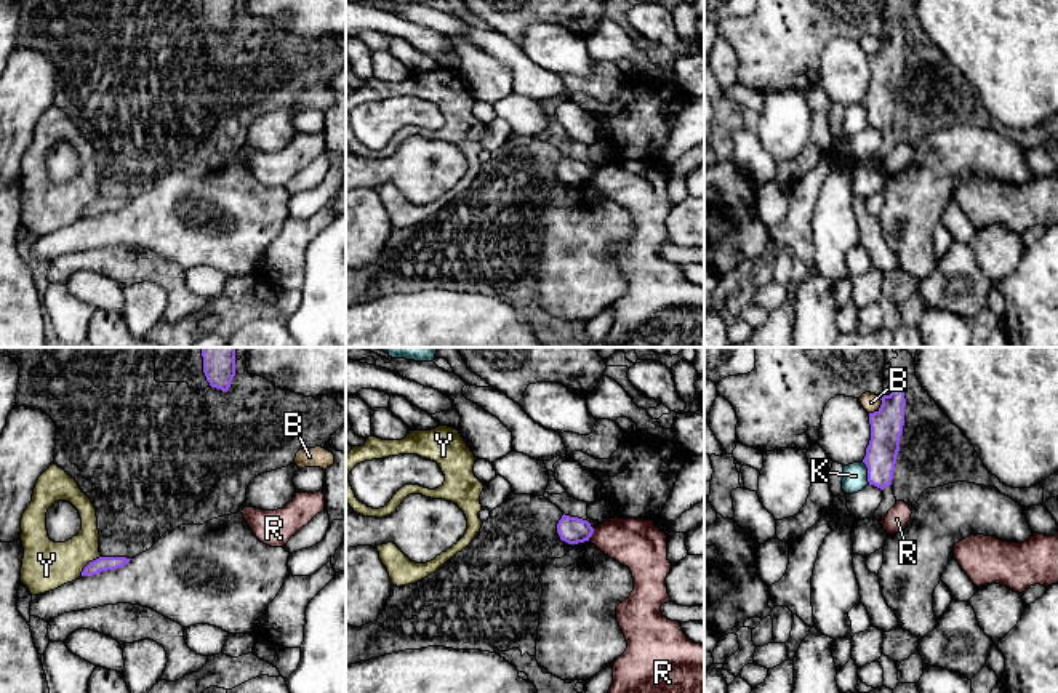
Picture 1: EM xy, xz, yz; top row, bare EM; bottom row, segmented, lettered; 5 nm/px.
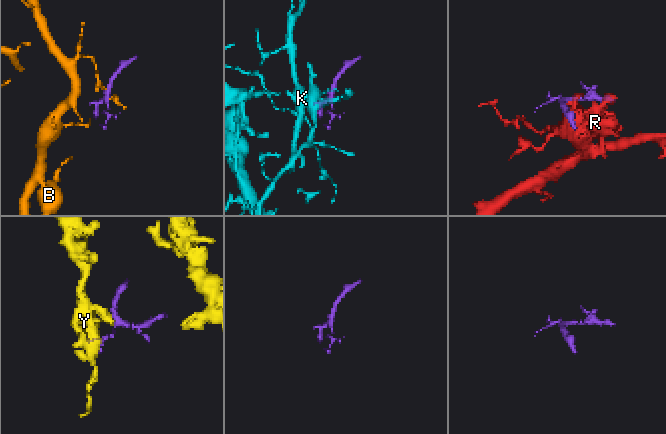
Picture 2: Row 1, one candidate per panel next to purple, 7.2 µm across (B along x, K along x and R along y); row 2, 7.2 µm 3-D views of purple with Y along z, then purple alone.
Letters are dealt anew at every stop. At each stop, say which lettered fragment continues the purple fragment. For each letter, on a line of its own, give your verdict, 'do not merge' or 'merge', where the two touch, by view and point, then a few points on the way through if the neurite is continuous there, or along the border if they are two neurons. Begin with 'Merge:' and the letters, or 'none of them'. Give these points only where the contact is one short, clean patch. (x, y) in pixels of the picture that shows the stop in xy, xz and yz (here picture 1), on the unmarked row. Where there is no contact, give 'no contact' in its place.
Merge: none of them
B: do not merge; contact yz (881, 48)
K: do not merge; contact yz (868, 114); border yz (861, 103), (868, 112), (869, 125)
R: do not merge; contact xz (591, 176); border xz (594, 170), (588, 181)
Y: do not merge; contact xy (88, 205)

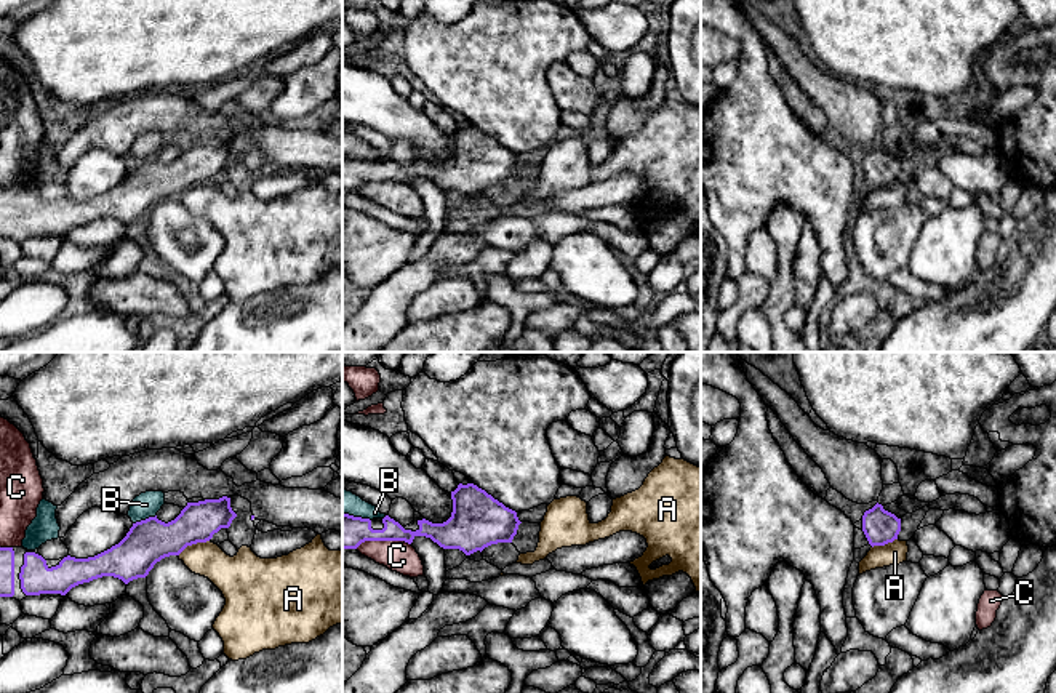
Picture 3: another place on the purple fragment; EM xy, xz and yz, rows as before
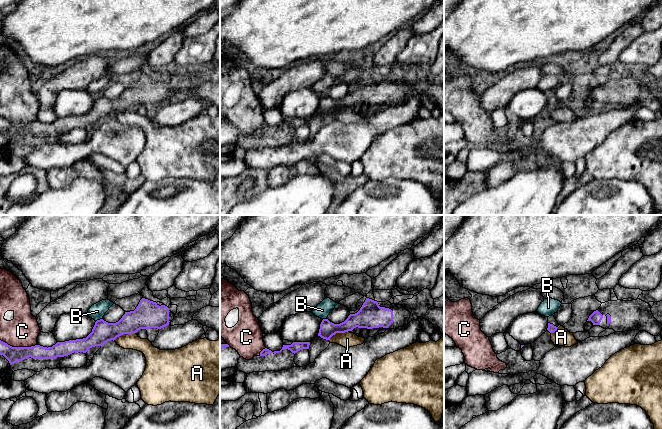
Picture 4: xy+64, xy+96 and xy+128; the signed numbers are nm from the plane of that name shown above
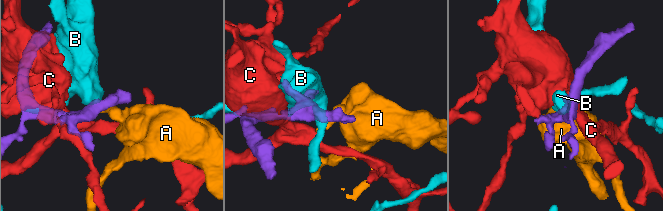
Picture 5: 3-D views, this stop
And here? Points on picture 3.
Merge: none of them
A: do not merge; contact xy (192, 184); border xy (208, 181), (189, 186), (178, 197)
B: do not merge; contact xy (146, 160)
C: do not merge; contact xz (383, 181); border xz (410, 184), (362, 183), (356, 189)

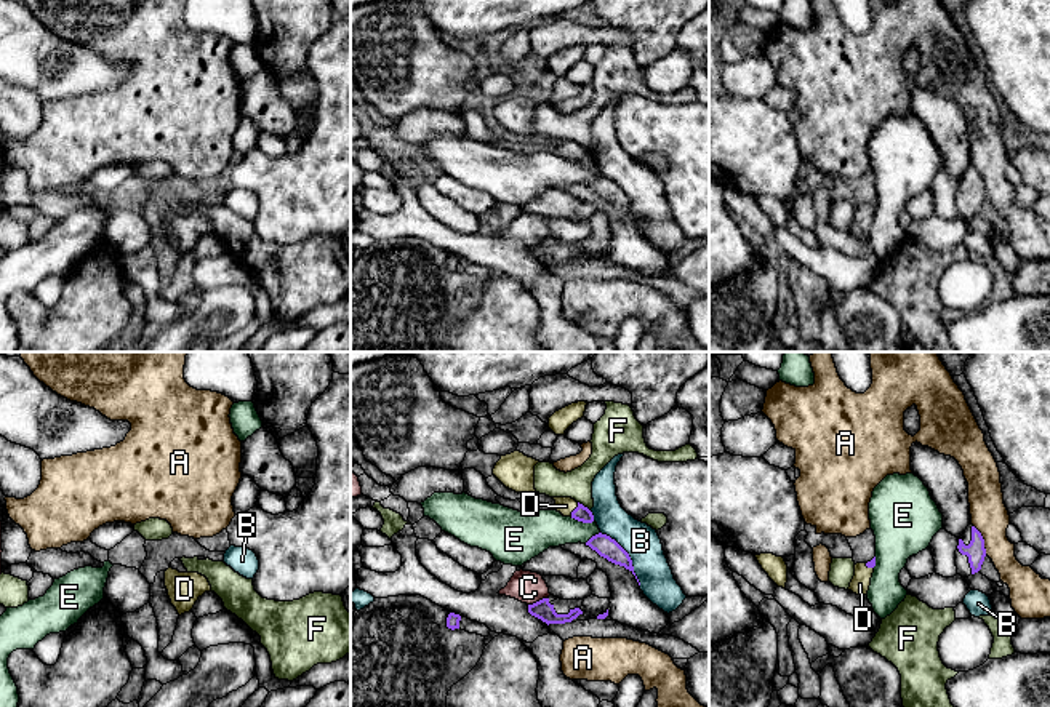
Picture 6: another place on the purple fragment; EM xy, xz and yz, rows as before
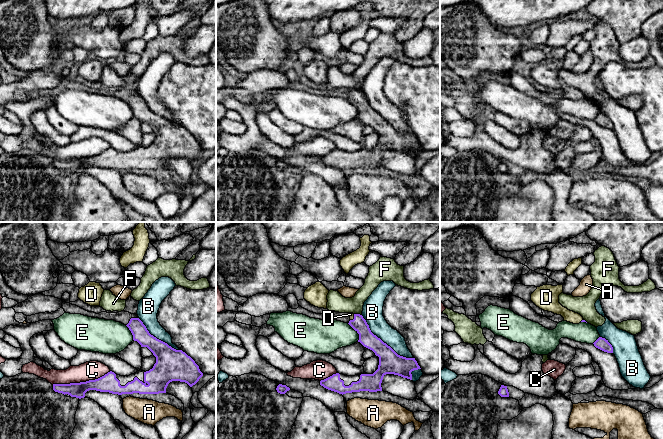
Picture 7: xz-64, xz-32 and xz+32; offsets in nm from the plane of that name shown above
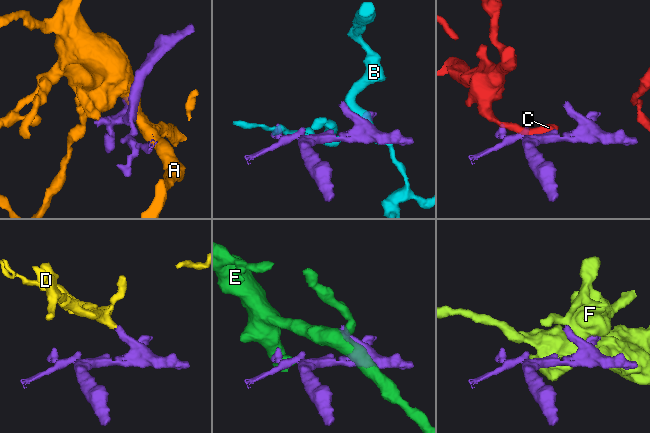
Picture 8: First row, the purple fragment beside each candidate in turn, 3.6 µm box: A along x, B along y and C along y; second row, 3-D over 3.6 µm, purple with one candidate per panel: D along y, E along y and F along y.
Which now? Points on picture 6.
Merge: D
A: do not merge; contact yz (983, 181); border yz (973, 167), (983, 181), (986, 195)
B: do not merge; contact xz (628, 197)
C: do not merge; contact xz (537, 243); border xz (546, 239), (529, 247)
D: merge; contact xz (575, 151); way xz (581, 155), (575, 151), (565, 147)
E: do not merge; contact xz (581, 162)
F: do not merge; contact xz (583, 147)

